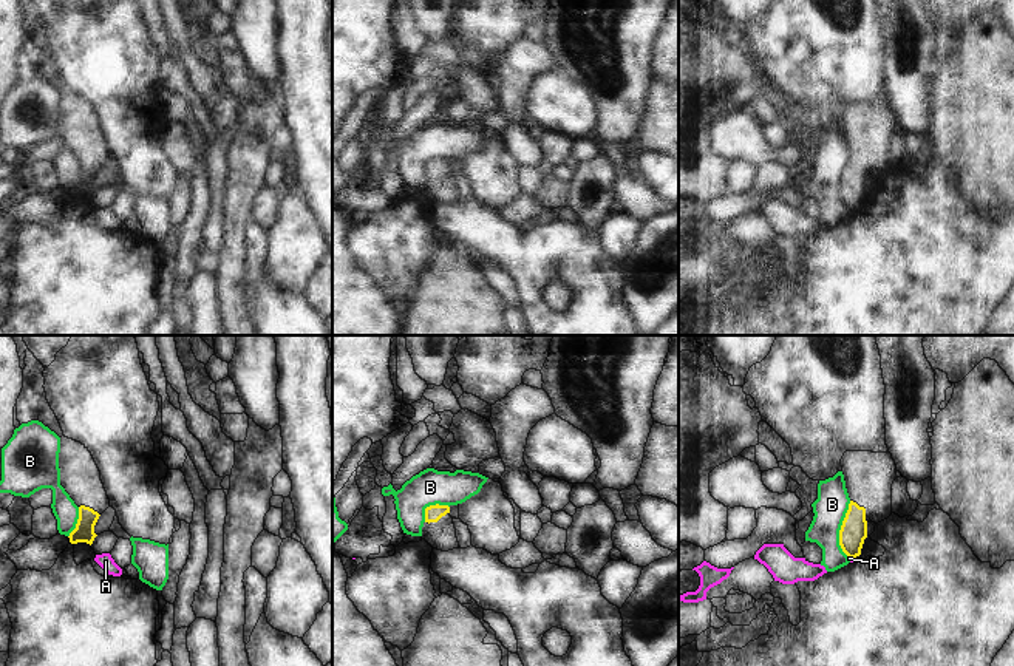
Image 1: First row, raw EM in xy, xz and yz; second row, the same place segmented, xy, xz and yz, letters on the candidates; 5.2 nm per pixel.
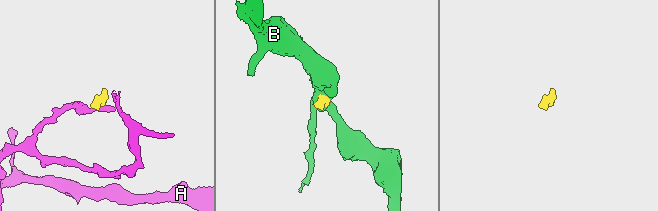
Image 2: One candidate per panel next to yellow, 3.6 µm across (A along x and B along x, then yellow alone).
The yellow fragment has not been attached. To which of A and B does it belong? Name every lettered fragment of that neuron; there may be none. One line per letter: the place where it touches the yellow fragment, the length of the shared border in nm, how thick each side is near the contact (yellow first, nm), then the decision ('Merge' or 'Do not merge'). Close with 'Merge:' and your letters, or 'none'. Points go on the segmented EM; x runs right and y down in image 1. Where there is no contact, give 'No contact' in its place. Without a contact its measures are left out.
A: Touches yellow at yz (850, 557). Shared border 30 nm. Thickness 140 nm (yellow) against 20 nm. Do not merge
B: Touches yellow at yz (841, 529). Shared border 300 nm. Thickness 140 nm (yellow) against 170 nm. Do not merge
Merge: none

